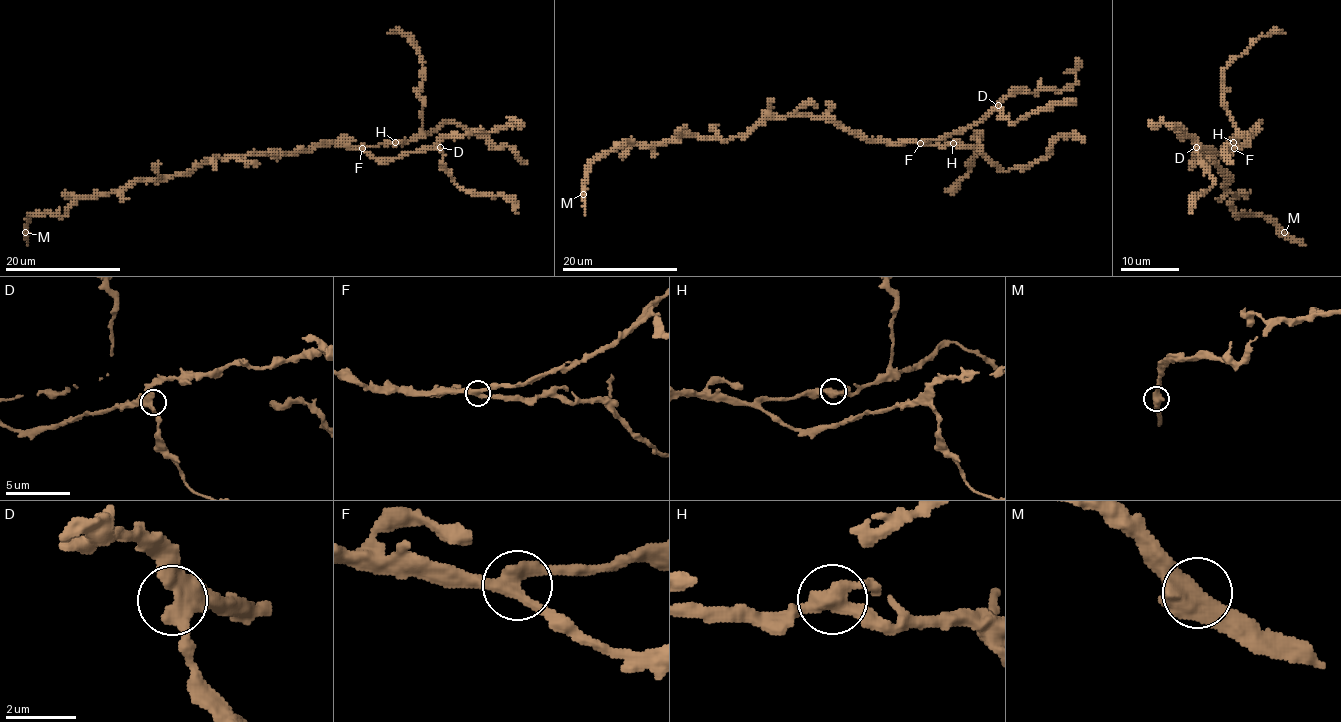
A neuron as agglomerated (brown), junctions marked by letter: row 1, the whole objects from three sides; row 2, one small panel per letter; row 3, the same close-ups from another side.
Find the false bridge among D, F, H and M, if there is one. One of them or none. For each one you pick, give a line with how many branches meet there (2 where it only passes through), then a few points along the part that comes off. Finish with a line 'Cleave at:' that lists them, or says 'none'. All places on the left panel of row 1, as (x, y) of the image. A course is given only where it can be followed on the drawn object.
Cleave at: none

